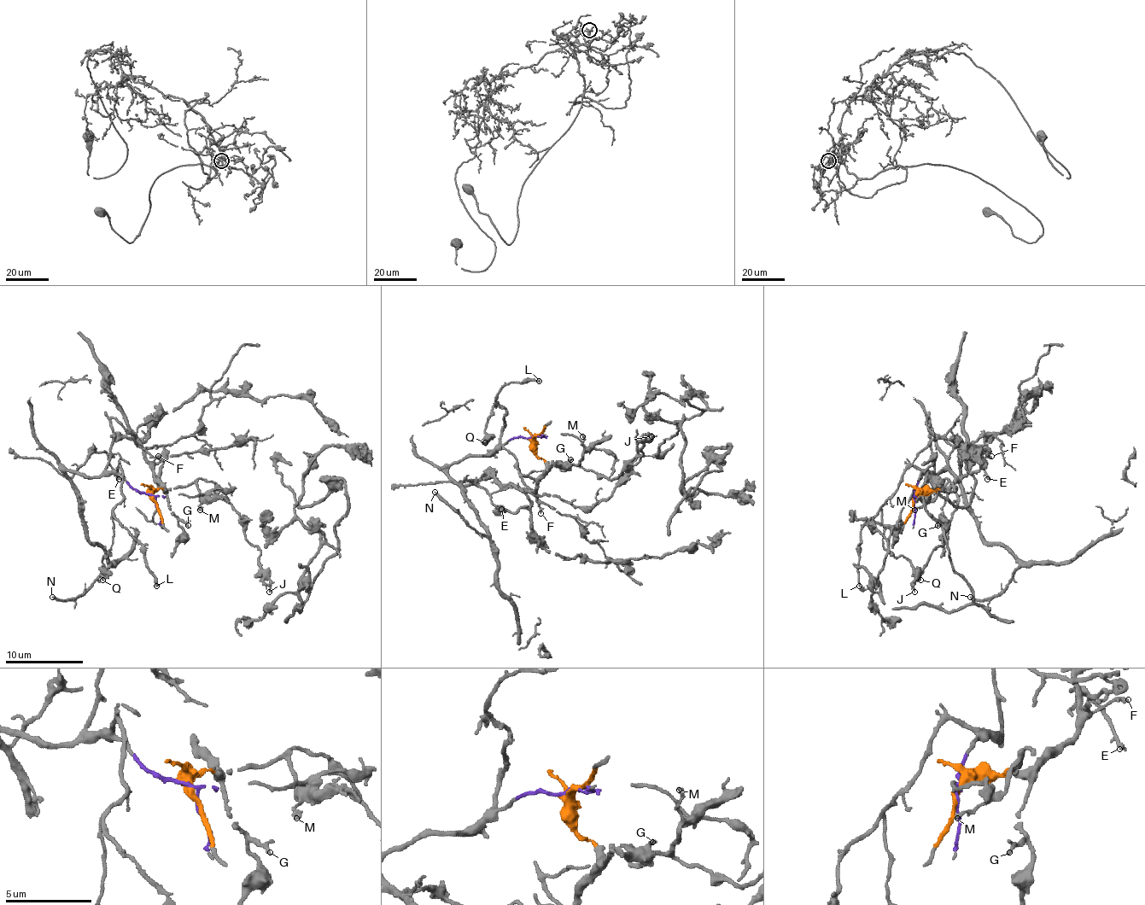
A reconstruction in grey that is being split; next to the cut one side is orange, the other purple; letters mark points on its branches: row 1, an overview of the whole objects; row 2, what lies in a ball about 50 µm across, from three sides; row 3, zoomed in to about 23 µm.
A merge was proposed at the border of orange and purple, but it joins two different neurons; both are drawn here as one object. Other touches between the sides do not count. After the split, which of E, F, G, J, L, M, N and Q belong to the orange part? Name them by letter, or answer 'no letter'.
F, G, J, M

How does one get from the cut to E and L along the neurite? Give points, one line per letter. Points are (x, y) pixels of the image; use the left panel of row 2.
E: (153, 497), (139, 493), (121, 475), (84, 477), (65, 471), (71, 477), (94, 452), (104, 452), (119, 479)
L: (153, 497), (139, 493), (118, 471), (118, 465), (123, 499), (113, 516), (141, 545), (156, 586)

